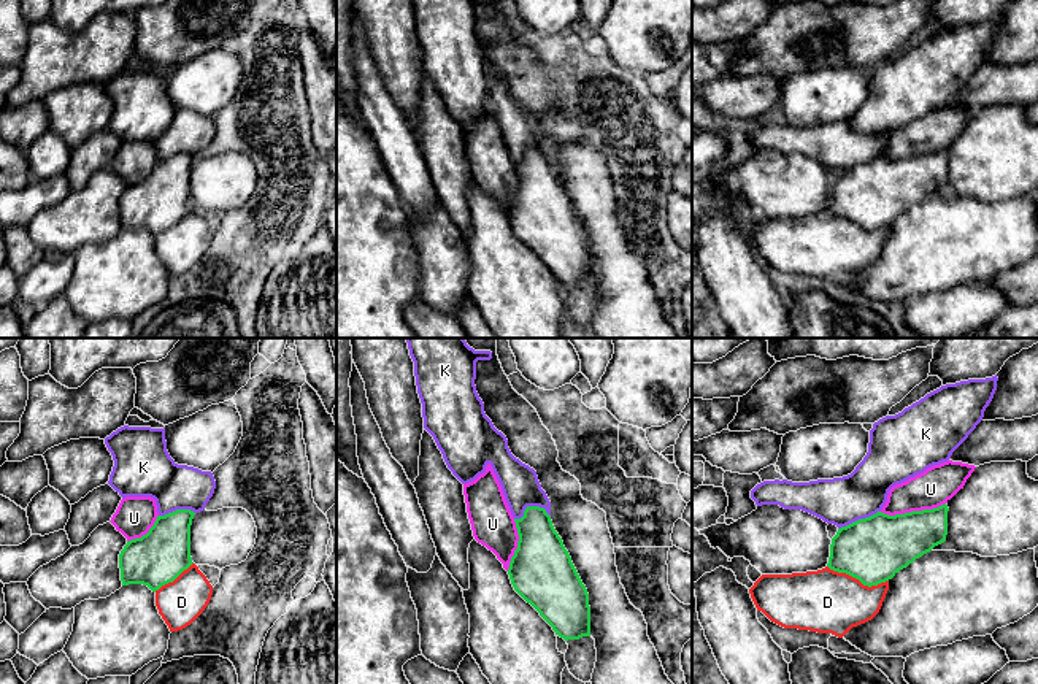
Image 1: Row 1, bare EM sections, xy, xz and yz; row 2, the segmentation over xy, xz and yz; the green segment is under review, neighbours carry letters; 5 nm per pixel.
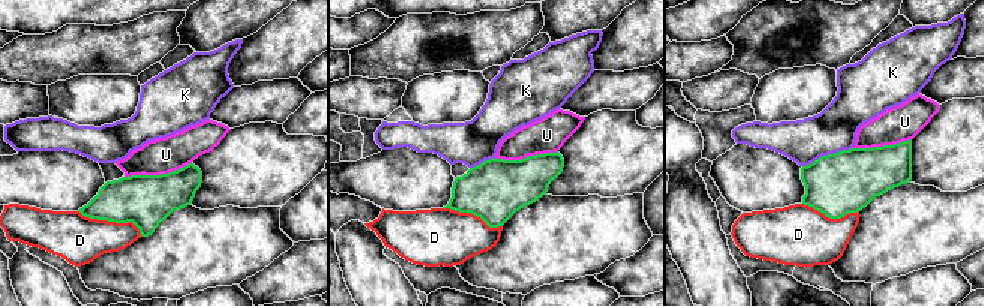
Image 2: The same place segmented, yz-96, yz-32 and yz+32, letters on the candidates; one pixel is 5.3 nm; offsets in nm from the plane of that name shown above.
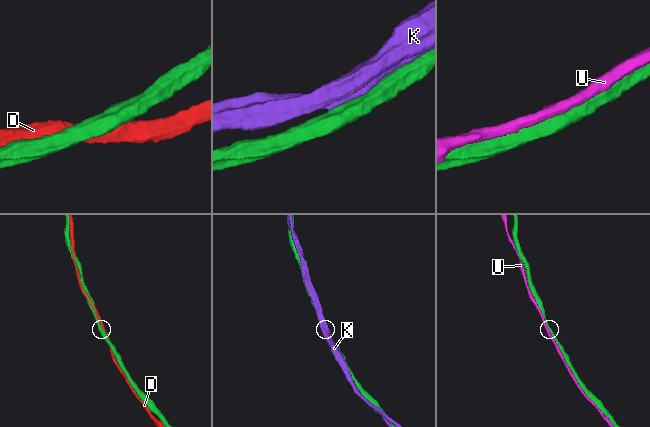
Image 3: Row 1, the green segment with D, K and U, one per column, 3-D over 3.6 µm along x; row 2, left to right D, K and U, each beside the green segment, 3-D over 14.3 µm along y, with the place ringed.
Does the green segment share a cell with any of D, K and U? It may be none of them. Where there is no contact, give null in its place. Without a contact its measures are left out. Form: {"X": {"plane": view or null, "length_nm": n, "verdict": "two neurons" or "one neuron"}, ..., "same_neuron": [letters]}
{"D": {"plane": "yz", "length_nm": 320, "verdict": "two neurons"}, "K": {"plane": "xz", "length_nm": 190, "verdict": "two neurons"}, "U": {"plane": "yz", "length_nm": 340, "verdict": "two neurons"}, "same_neuron": []}

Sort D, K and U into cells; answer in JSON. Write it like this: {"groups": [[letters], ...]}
{"groups": [["D"], ["K"], ["U"]]}

